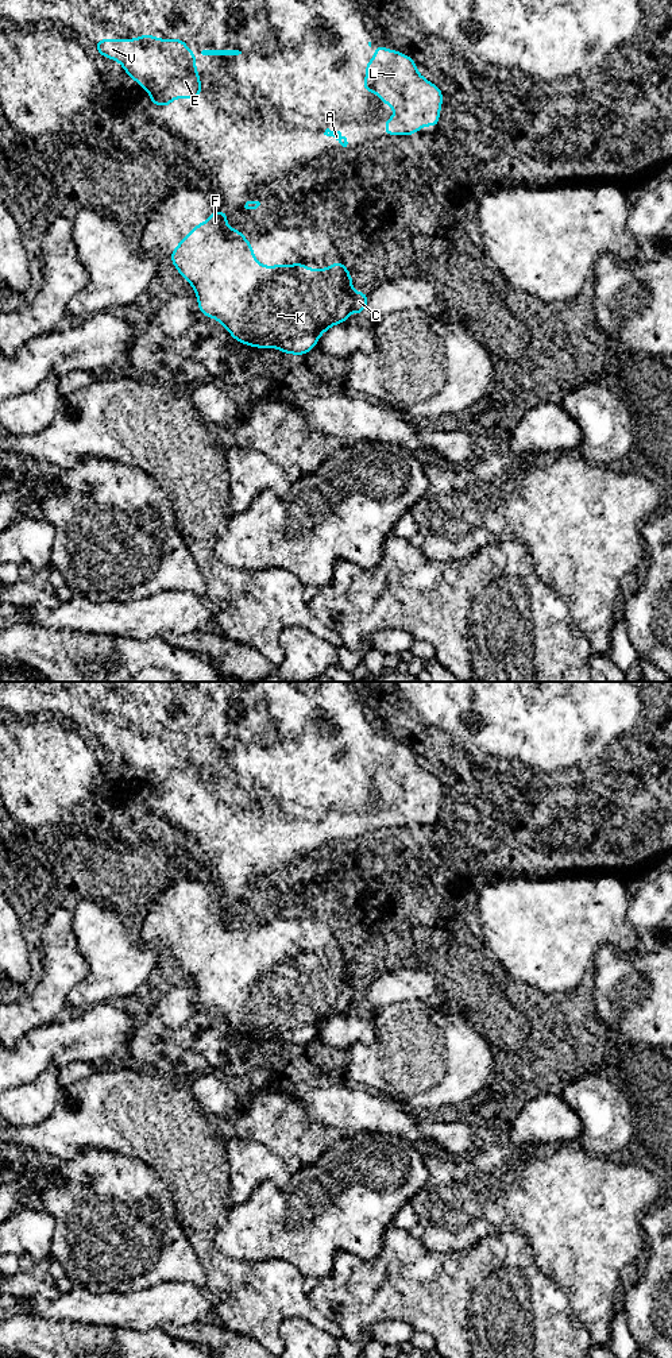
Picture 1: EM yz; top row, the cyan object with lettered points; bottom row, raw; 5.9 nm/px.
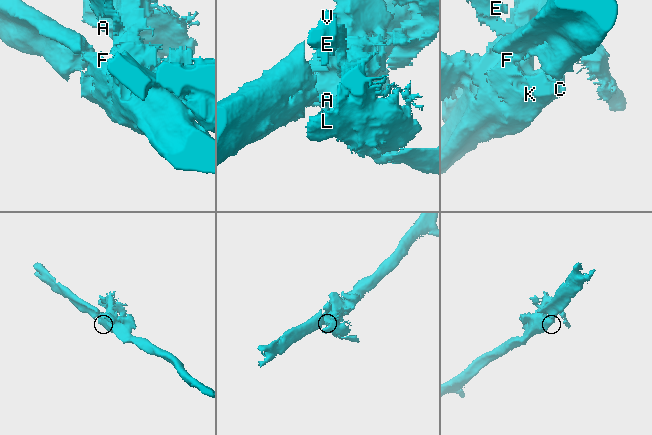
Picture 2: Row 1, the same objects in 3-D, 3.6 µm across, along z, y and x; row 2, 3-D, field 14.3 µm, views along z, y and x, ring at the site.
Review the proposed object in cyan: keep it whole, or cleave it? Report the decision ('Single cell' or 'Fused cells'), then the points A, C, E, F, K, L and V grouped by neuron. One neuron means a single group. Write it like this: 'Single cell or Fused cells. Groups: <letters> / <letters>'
Single cell. Groups: A C E F K L V

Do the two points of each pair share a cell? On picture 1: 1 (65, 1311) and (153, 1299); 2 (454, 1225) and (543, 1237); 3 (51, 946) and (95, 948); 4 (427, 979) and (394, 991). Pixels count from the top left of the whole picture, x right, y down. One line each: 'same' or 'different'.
1: same
2: same
3: different
4: same

